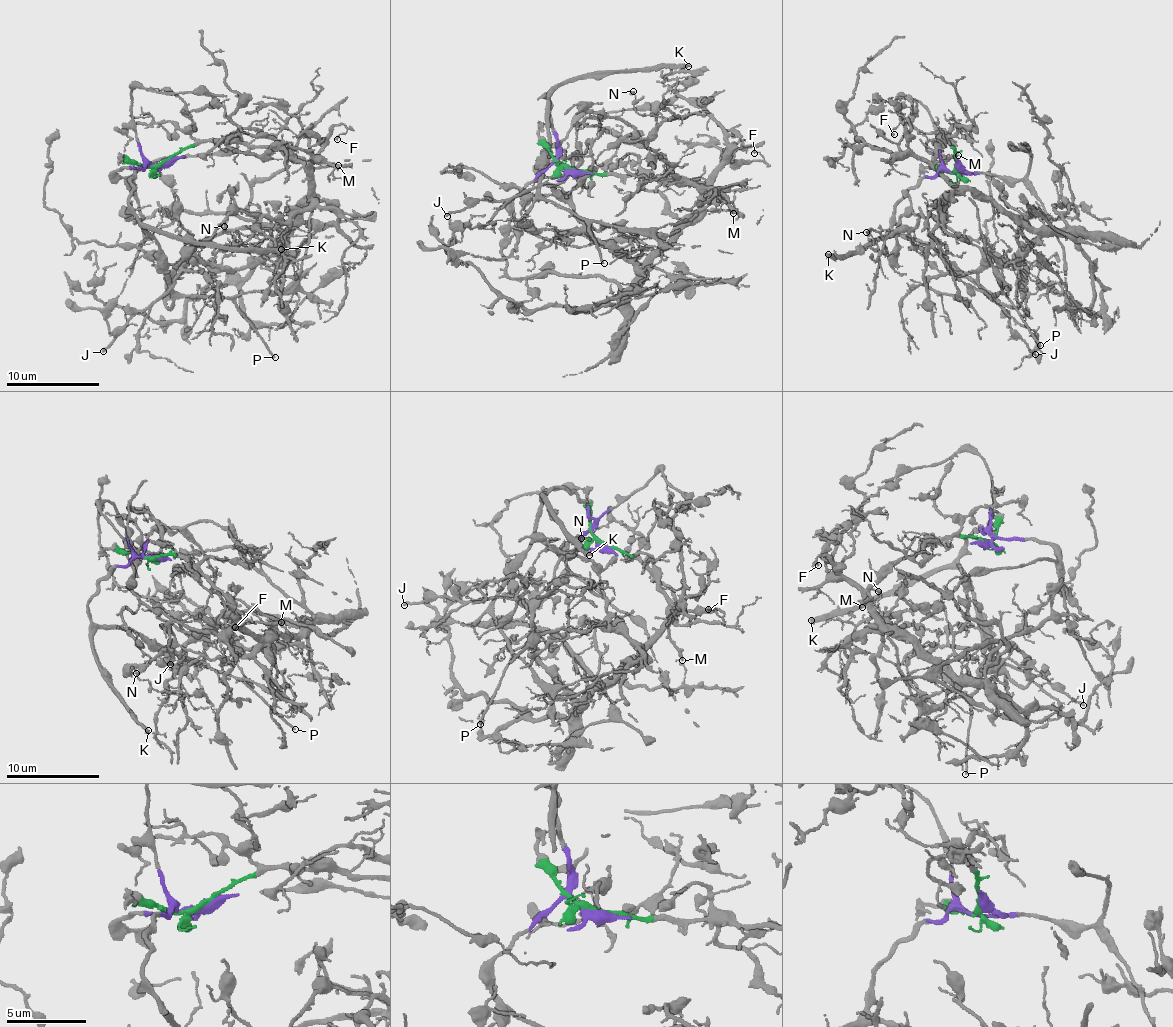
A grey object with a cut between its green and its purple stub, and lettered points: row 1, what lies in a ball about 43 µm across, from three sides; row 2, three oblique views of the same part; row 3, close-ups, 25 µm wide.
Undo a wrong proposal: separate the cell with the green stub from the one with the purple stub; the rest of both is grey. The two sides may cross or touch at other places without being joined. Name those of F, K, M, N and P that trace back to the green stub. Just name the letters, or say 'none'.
F, M, N

